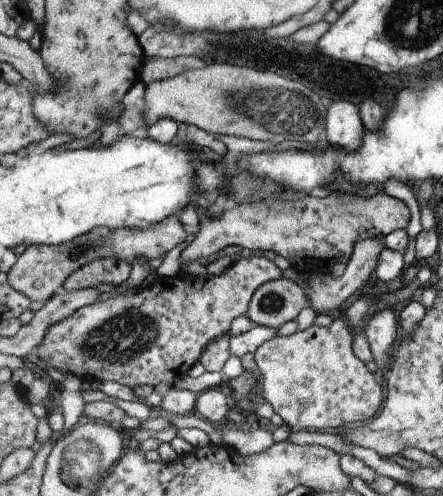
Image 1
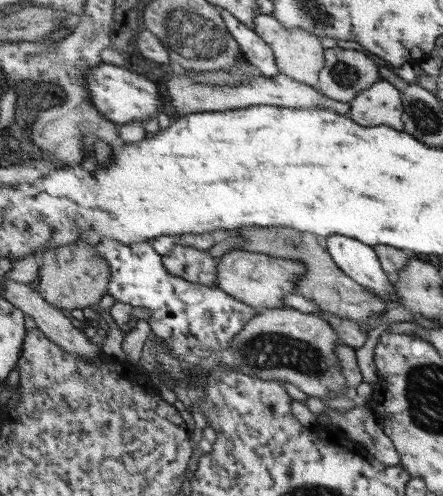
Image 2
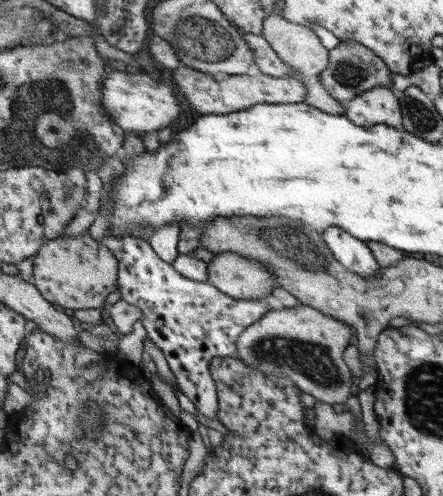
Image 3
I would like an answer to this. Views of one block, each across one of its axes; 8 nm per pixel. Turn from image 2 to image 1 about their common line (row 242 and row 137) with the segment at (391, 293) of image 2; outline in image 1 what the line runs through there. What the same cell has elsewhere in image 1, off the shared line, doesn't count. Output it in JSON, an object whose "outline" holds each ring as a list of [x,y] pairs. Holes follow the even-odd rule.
{"outline":[[[331,102],[329,104],[329,122],[327,122],[327,140],[331,146],[341,150],[359,150],[365,142],[365,122],[361,118],[359,106],[351,102]]]}

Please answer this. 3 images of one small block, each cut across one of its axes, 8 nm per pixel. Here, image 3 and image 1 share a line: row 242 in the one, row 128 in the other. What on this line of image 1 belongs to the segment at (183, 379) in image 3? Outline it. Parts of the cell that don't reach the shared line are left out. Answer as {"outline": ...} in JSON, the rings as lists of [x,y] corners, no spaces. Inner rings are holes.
{"outline":[[[139,80],[131,92],[127,94],[123,106],[125,112],[121,116],[121,120],[105,124],[101,130],[101,138],[97,140],[99,146],[113,146],[117,144],[123,136],[135,136],[141,140],[149,140],[151,138],[151,126],[147,122],[147,84],[143,80]]]}

